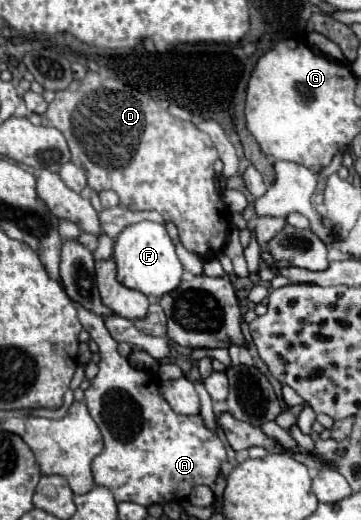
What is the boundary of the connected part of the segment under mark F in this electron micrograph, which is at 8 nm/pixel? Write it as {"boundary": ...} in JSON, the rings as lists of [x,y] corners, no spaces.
{"boundary":[[[137,222],[125,228],[125,232],[117,236],[113,258],[117,264],[117,280],[121,280],[121,284],[127,288],[143,292],[145,296],[161,298],[181,284],[183,266],[175,254],[175,246],[163,224]]]}

